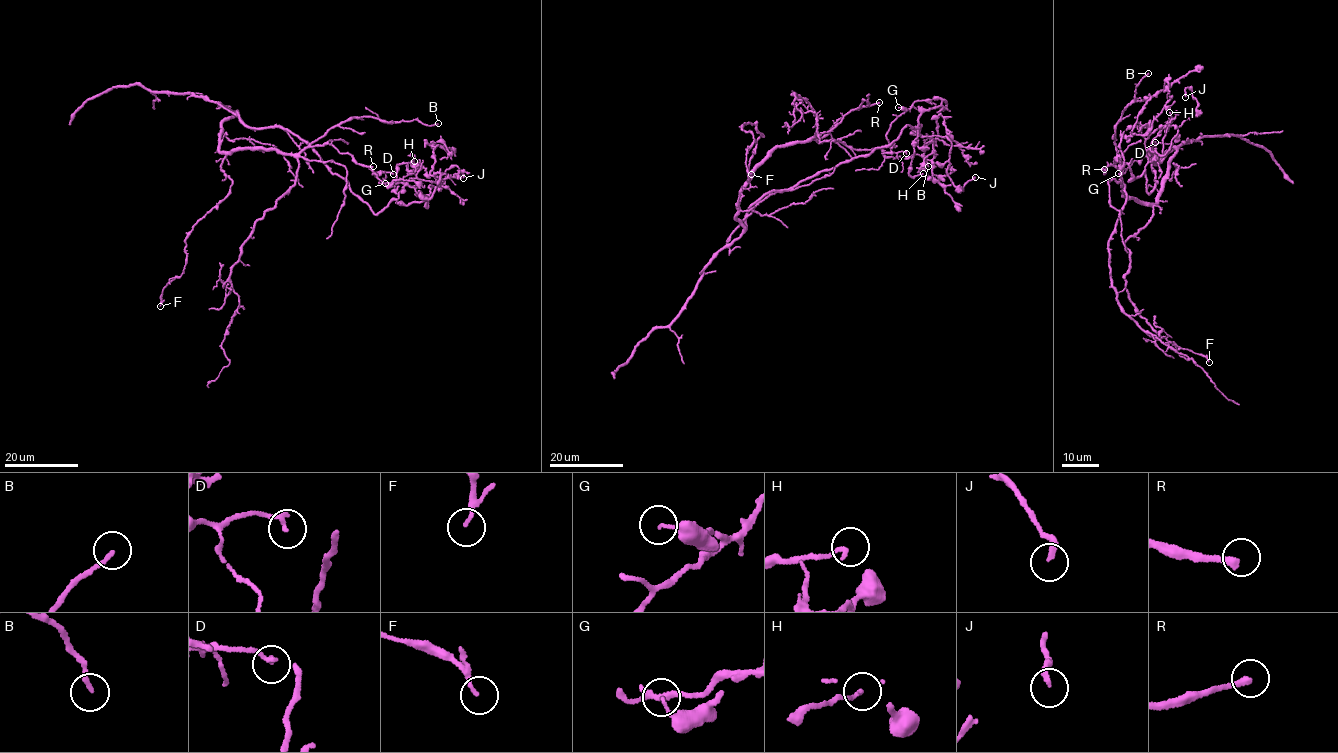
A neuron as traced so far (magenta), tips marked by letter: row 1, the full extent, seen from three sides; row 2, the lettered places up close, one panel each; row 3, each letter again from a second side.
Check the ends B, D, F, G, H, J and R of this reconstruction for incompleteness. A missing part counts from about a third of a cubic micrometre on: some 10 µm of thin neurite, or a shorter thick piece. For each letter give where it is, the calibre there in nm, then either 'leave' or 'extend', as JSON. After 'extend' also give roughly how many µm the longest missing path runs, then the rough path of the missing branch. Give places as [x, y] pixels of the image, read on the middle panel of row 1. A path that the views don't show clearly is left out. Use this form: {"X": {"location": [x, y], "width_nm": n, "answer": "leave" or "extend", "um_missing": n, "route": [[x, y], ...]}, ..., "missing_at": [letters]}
{"B": {"location": [928, 166], "width_nm": 170, "answer": "leave"}, "D": {"location": [906, 153], "width_nm": 180, "answer": "leave"}, "F": {"location": [751, 174], "width_nm": 170, "answer": "leave"}, "G": {"location": [898, 107], "width_nm": 130, "answer": "leave"}, "H": {"location": [923, 173], "width_nm": 150, "answer": "leave"}, "J": {"location": [975, 177], "width_nm": 180, "answer": "leave"}, "R": {"location": [879, 102], "width_nm": 280, "answer": "leave"}, "missing_at": []}

